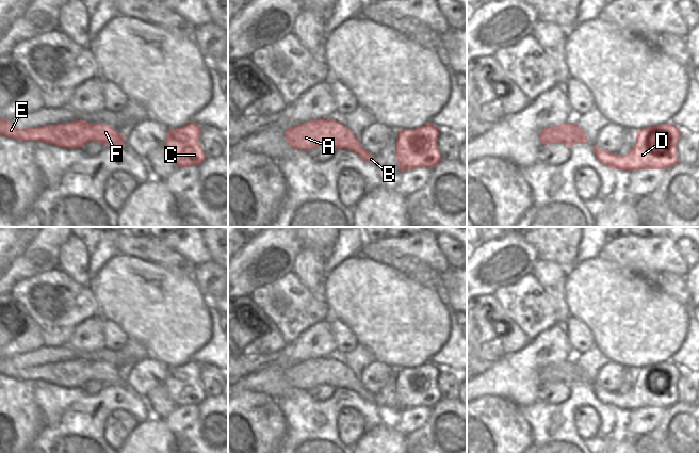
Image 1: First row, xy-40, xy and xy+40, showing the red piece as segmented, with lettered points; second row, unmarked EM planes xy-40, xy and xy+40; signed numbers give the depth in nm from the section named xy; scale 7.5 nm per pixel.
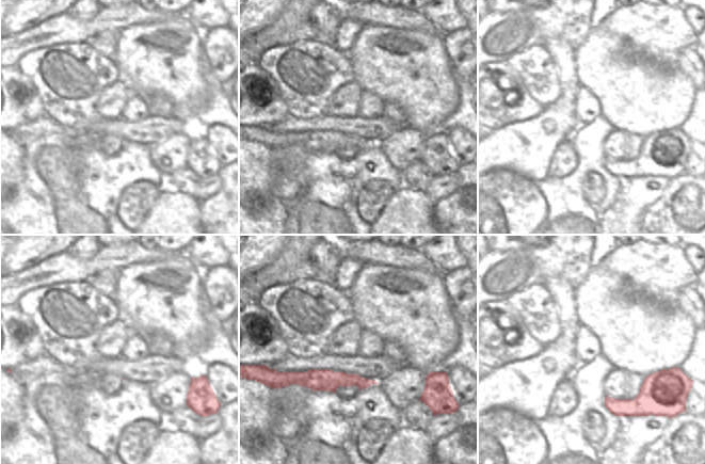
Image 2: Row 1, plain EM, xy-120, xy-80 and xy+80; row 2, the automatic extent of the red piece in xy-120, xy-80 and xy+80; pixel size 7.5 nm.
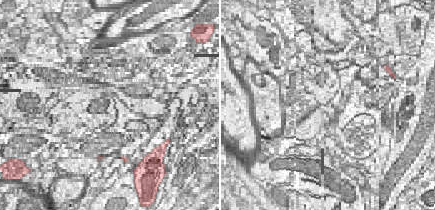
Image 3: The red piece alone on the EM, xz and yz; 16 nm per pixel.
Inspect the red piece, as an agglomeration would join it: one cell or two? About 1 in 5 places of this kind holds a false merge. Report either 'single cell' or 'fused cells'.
single cell

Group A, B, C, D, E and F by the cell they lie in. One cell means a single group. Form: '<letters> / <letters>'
A B C D E F

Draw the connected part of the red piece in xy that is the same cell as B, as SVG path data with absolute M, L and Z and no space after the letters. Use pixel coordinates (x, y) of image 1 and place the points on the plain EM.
M309 359L285 369L285 375L291 387L309 390L320 385L352 389L364 400L378 404L376 395L363 388L359 376L338 359Z

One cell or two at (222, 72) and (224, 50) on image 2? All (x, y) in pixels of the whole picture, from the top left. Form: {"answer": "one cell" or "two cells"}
{"answer": "one cell"}

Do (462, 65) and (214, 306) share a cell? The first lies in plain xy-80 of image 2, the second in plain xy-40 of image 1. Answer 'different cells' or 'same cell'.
different cells

